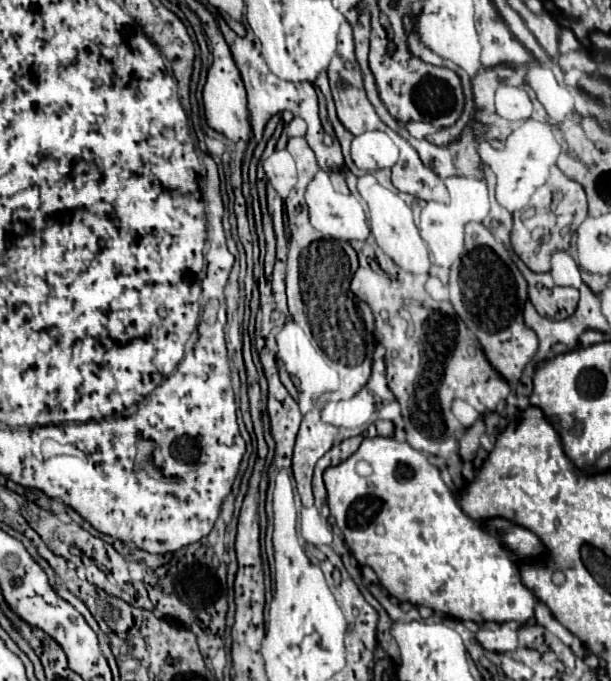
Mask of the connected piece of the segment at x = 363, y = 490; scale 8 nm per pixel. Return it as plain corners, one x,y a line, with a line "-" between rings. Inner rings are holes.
365,438
359,450
343,464
327,468
323,480
331,516
341,528
343,538
347,538
351,554
361,566
373,568
383,588
397,600
411,602
413,606
429,606
435,612
473,622
513,620
525,624
533,618
535,596
523,586
515,562
543,554
541,540
527,528
507,520
505,528
481,530
481,526
461,510
449,486
443,482
439,468
433,466
423,452
395,438
-
377,526
385,526
385,534
377,534

